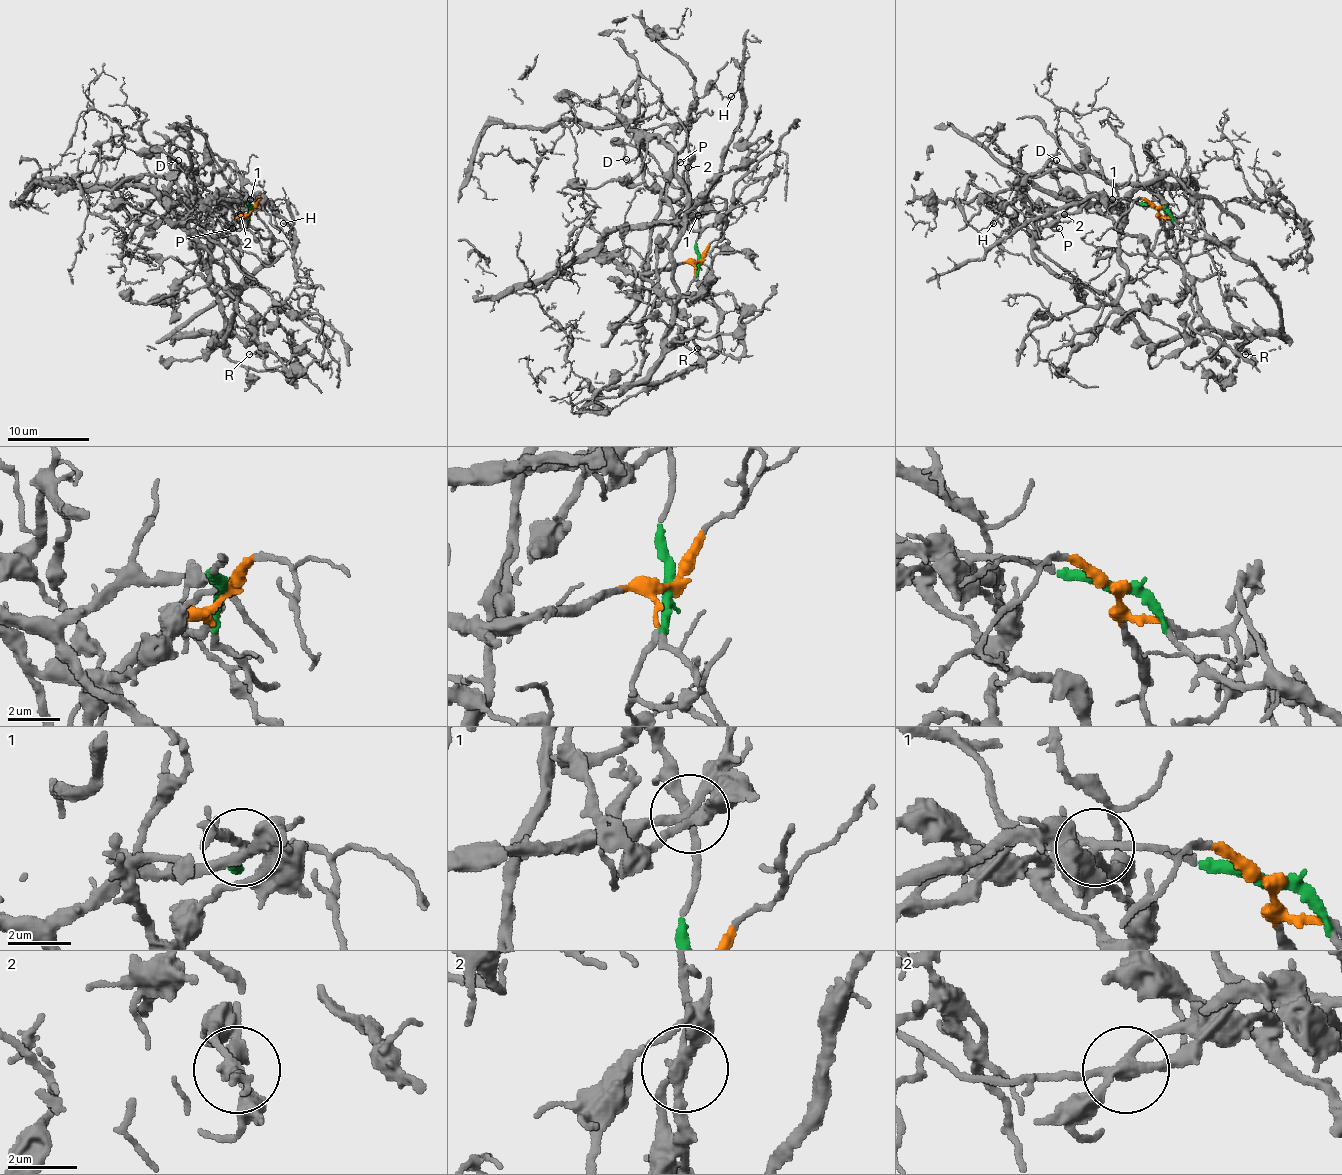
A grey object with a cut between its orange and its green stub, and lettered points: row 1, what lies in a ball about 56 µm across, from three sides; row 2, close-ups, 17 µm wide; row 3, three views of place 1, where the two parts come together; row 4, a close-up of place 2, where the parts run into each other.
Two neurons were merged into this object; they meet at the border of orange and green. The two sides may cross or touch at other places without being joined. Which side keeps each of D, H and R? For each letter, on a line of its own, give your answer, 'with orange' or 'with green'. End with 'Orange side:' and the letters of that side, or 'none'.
D: with green
H: with orange
R: with orange
Orange side: H, R

